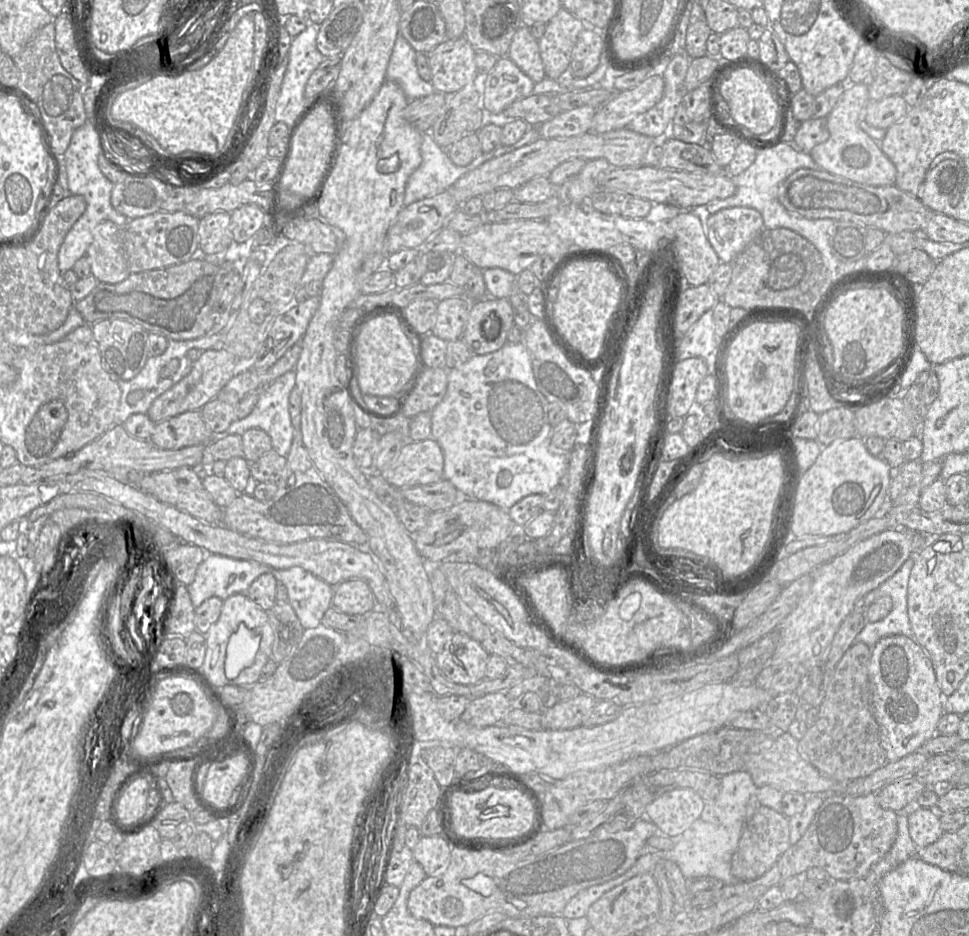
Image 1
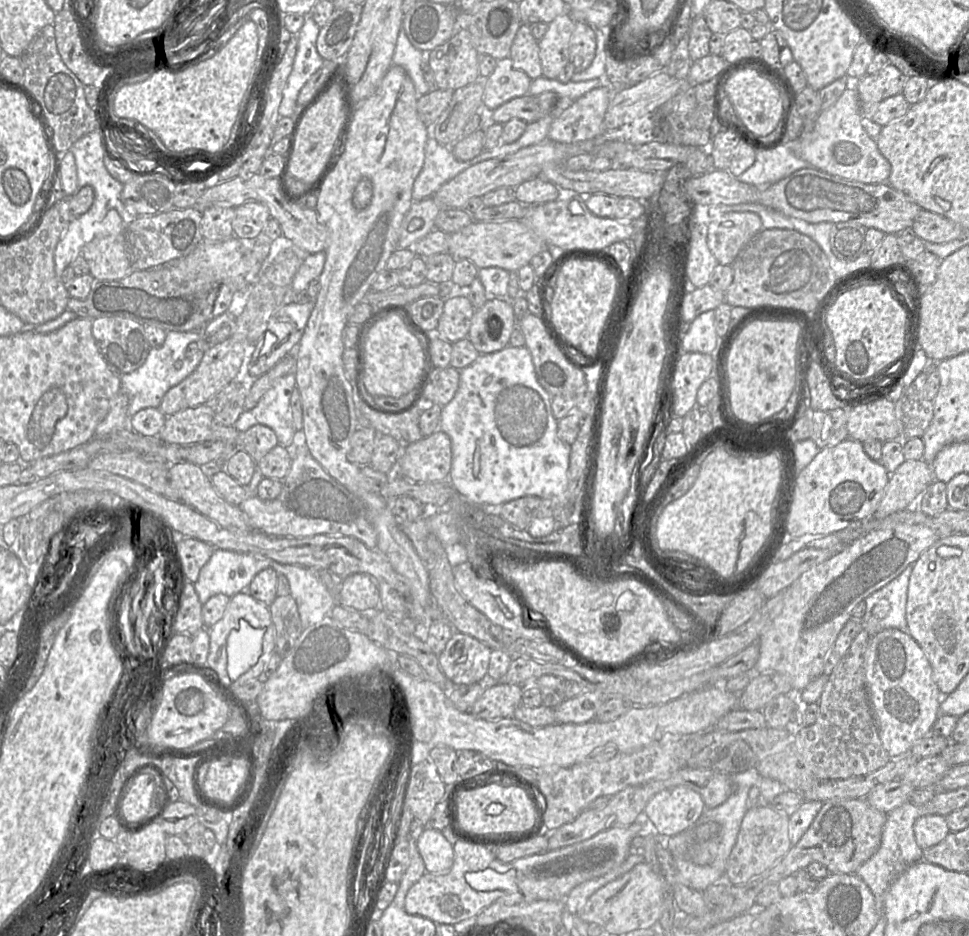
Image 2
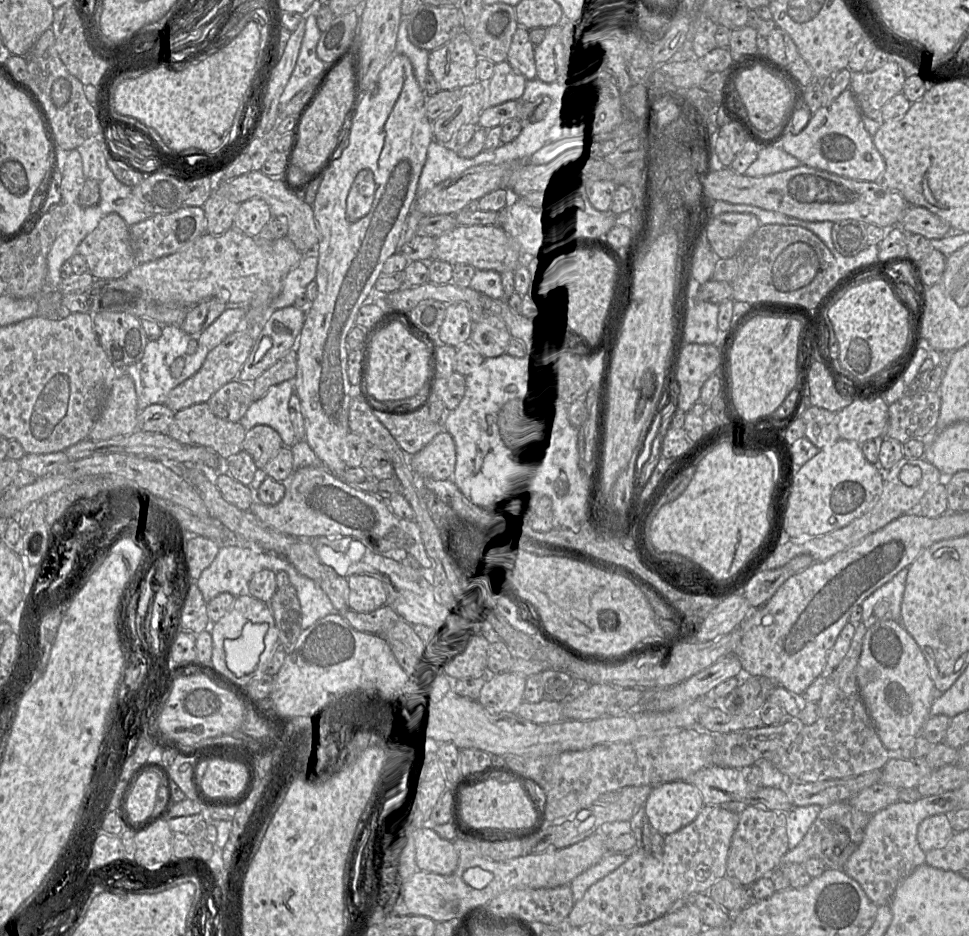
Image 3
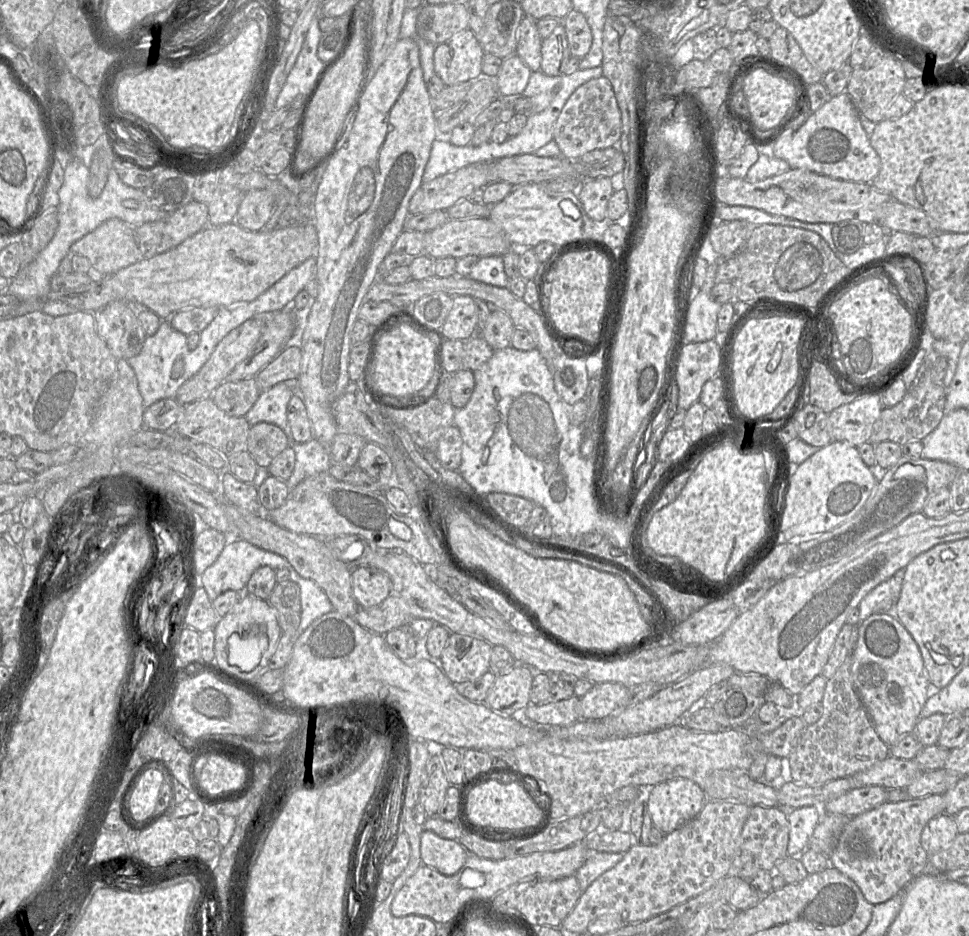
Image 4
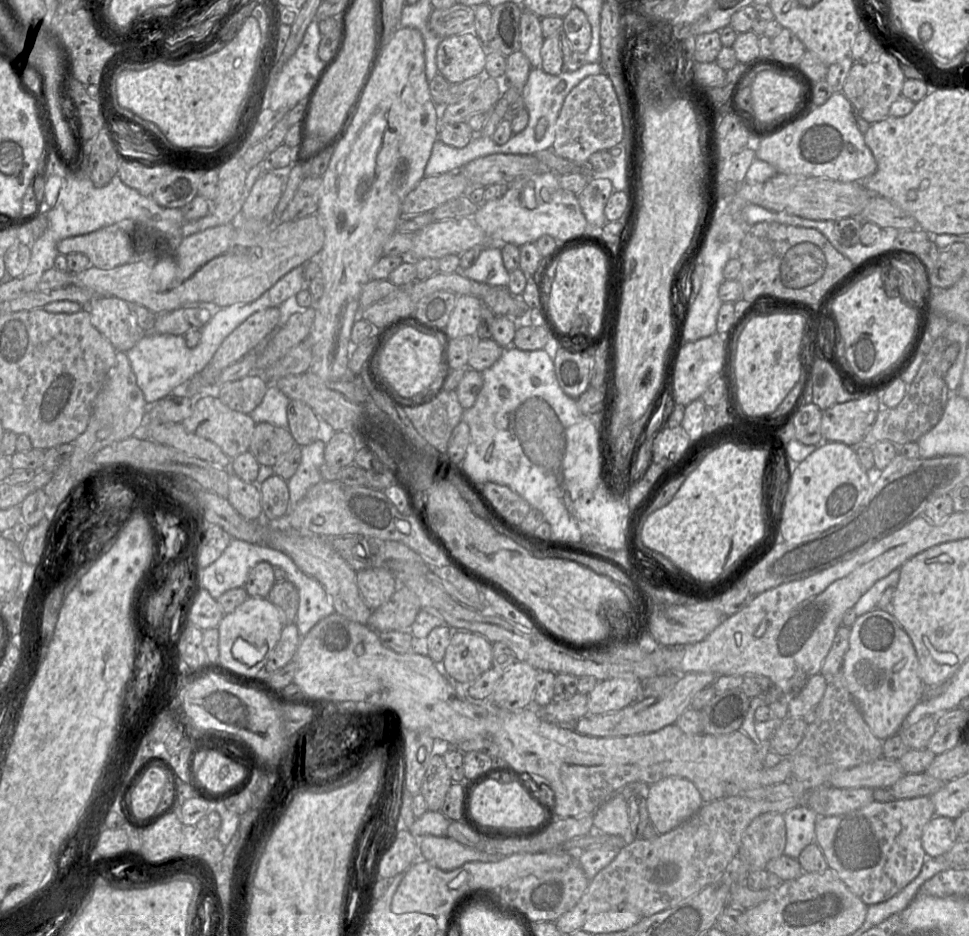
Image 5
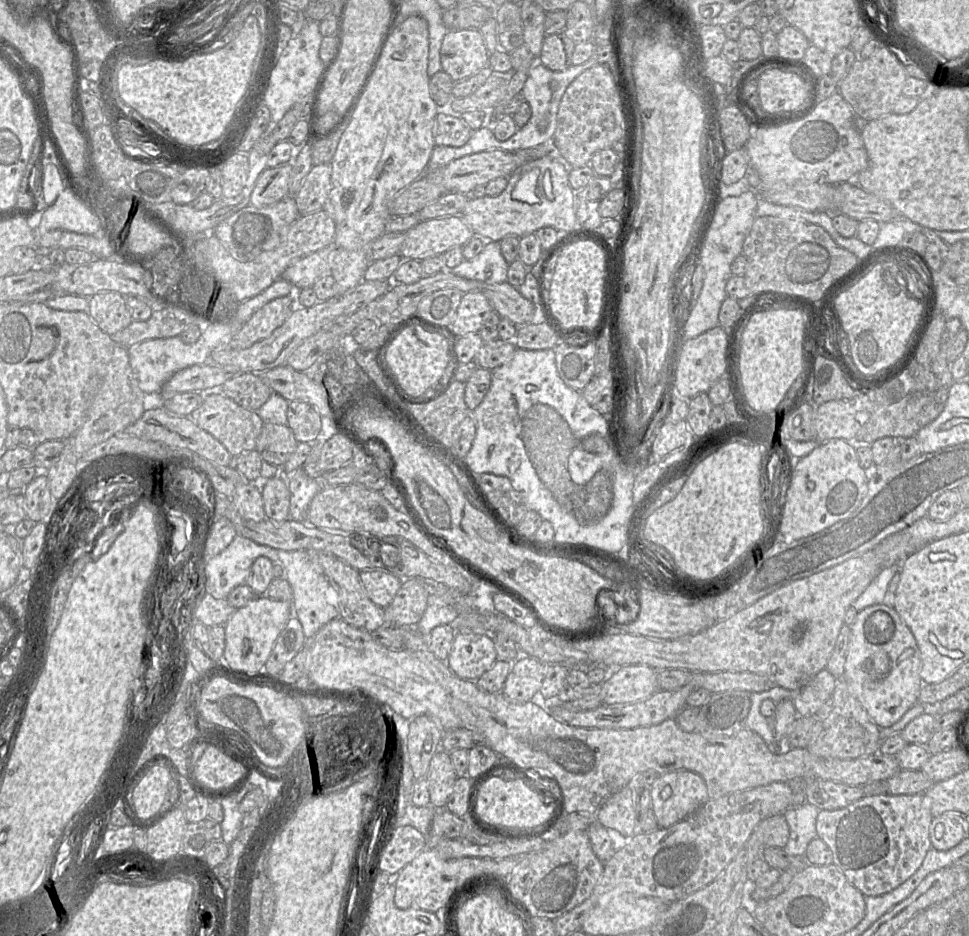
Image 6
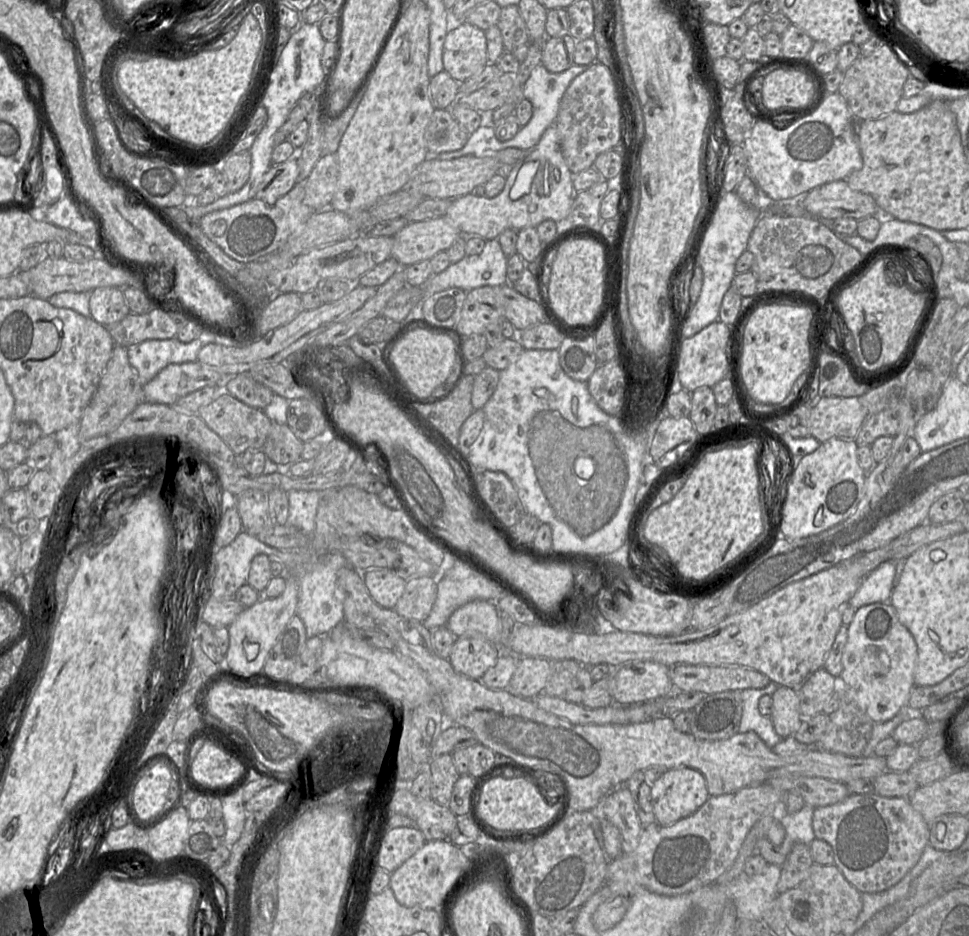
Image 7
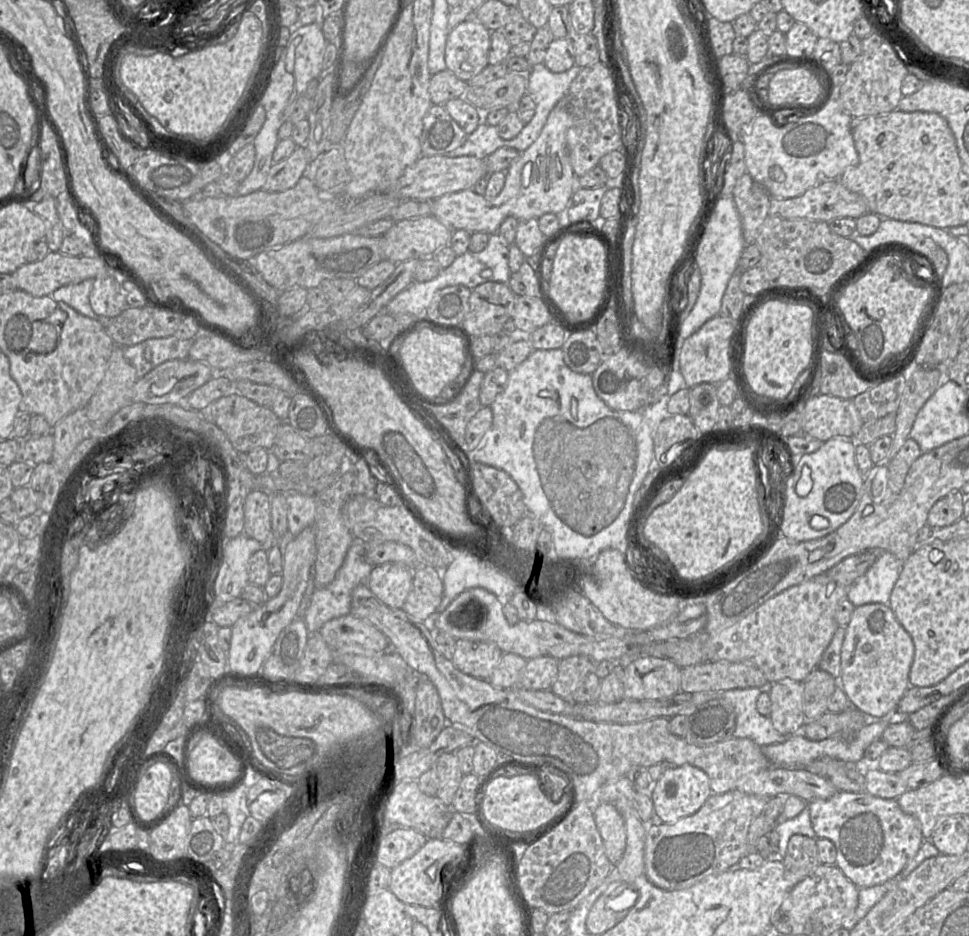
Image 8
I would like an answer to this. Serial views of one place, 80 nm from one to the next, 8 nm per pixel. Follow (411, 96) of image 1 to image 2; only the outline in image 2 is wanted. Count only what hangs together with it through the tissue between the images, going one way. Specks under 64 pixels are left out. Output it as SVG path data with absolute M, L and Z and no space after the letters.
M402 21L394 56L392 58L392 64L401 66L406 71L419 96L431 92L430 86L425 81L421 69L422 60L423 52L414 47L410 42L403 28Z

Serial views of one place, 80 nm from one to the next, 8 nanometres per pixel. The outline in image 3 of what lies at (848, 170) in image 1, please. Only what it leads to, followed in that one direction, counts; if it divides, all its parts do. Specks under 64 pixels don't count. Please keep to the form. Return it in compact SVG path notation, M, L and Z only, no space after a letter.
M848 88L830 106L812 114L807 126L797 135L785 133L780 147L802 164L853 180L875 182L885 171L885 161L866 131L858 103Z

